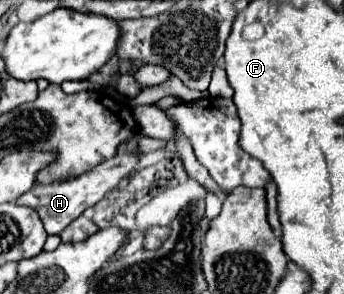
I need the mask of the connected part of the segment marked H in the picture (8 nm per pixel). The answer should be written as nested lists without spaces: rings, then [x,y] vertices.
[[[118,153],[118,157],[112,157],[108,161],[102,161],[100,165],[96,165],[94,169],[86,171],[82,177],[70,179],[70,181],[62,181],[62,183],[48,183],[48,185],[34,185],[28,193],[20,195],[16,199],[16,205],[30,205],[38,211],[46,231],[50,235],[58,235],[66,225],[70,225],[76,217],[82,215],[84,209],[96,205],[102,197],[106,197],[108,191],[112,191],[120,179],[128,177],[134,173],[134,165],[136,165],[138,157],[134,153]]]

